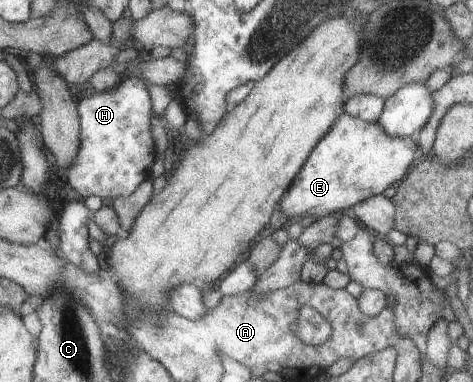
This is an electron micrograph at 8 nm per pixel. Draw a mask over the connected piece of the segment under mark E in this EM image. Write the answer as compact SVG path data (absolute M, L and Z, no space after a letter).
M343 113L313 148L281 199L280 209L288 216L289 223L300 222L306 216L321 219L333 213L343 214L362 200L381 195L391 184L399 183L415 160L417 150L415 138L389 136L381 125Z

